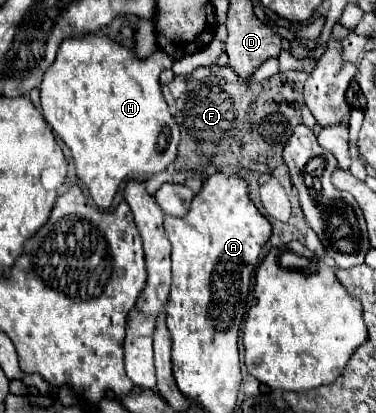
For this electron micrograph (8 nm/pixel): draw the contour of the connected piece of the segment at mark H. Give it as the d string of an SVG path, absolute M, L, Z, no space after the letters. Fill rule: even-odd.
M84 33L80 37L66 39L58 49L56 61L44 73L44 81L40 85L42 115L52 131L72 151L76 175L88 187L90 197L100 209L108 209L112 205L122 181L160 173L174 163L180 131L168 111L158 81L160 73L170 69L173 63L174 59L162 51L156 51L148 59L136 59L134 51L122 47L116 39L110 39L104 33Z

